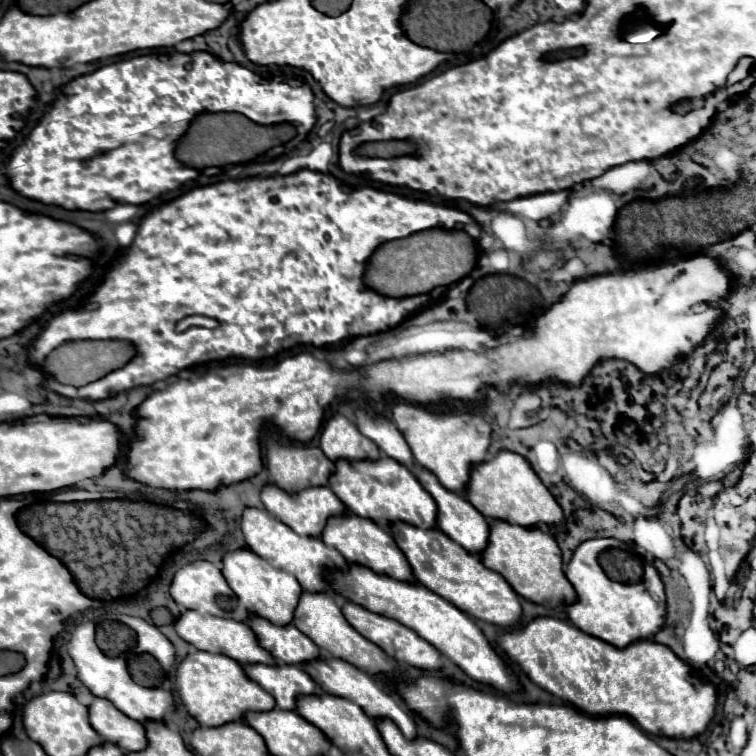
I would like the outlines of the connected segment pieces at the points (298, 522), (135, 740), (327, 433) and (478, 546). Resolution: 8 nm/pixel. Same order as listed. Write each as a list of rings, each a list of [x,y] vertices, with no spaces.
[[[268,484],[262,490],[262,502],[270,514],[274,514],[278,520],[282,520],[286,526],[290,526],[296,534],[300,536],[314,536],[320,538],[320,532],[324,530],[324,524],[332,516],[340,516],[340,512],[348,512],[346,506],[340,502],[340,498],[328,488],[328,486],[318,486],[318,488],[306,488],[298,494],[288,494],[280,490],[276,484]]]
[[[96,698],[92,704],[90,704],[90,724],[92,728],[108,742],[120,746],[124,752],[140,752],[148,746],[148,740],[146,740],[146,732],[144,732],[144,724],[124,716],[112,702],[104,700],[104,698]]]
[[[334,414],[322,428],[320,434],[320,448],[332,460],[378,460],[382,454],[368,440],[360,434],[360,430],[344,416]]]
[[[420,468],[420,472],[416,474],[416,478],[420,480],[420,484],[432,494],[432,498],[438,504],[438,528],[450,536],[454,542],[458,542],[464,550],[468,550],[470,554],[482,554],[484,548],[488,546],[488,536],[490,536],[490,524],[488,520],[460,494],[446,490],[432,472],[428,472],[426,468]]]

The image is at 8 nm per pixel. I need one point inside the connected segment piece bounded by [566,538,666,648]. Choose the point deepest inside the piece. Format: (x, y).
(619, 614)

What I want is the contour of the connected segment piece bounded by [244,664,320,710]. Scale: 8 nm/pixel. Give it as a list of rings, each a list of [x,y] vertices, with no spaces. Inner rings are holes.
[[[250,664],[244,666],[244,670],[254,682],[258,682],[268,694],[272,694],[276,706],[284,710],[294,710],[298,696],[320,692],[318,684],[312,684],[312,678],[300,666]]]

